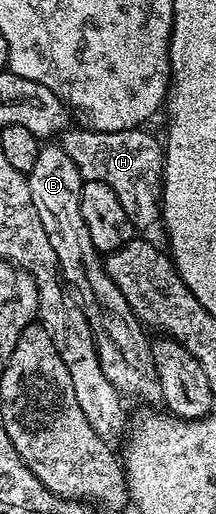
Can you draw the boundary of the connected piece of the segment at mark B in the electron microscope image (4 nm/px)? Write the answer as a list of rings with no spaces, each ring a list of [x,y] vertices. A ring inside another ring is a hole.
[[[59,144],[44,145],[39,149],[35,165],[27,173],[27,179],[32,204],[55,249],[62,280],[76,294],[90,324],[104,377],[123,394],[135,394],[143,400],[160,403],[162,388],[154,366],[152,341],[145,336],[144,325],[131,310],[122,292],[105,274],[102,255],[84,225],[80,209],[84,180],[78,167]]]

